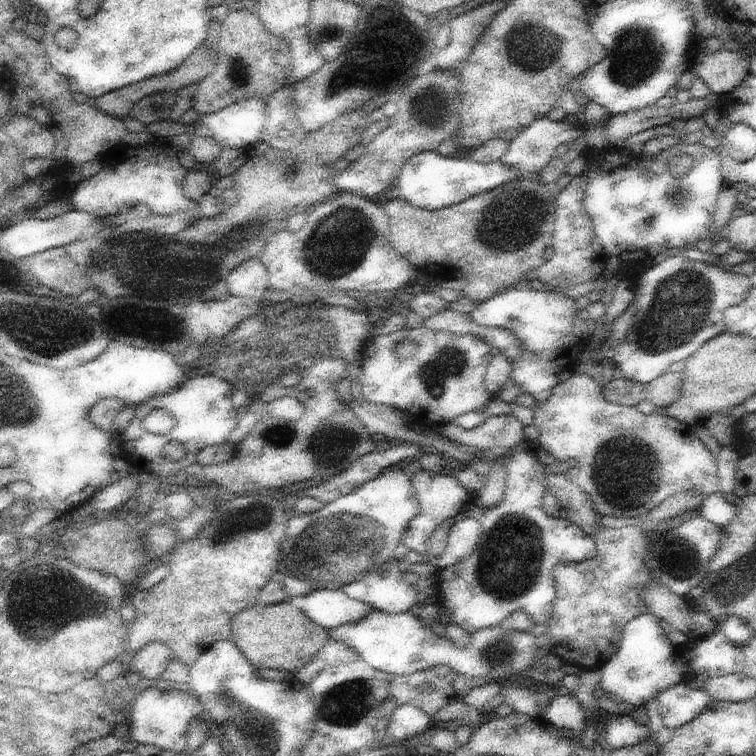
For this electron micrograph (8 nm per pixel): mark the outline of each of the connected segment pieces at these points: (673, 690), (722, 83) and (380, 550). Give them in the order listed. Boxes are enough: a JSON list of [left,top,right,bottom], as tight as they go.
[[657,683,718,731],[691,47,750,96],[277,469,419,600]]

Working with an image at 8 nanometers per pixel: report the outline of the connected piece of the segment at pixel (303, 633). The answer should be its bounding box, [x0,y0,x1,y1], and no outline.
[231,600,331,673]

